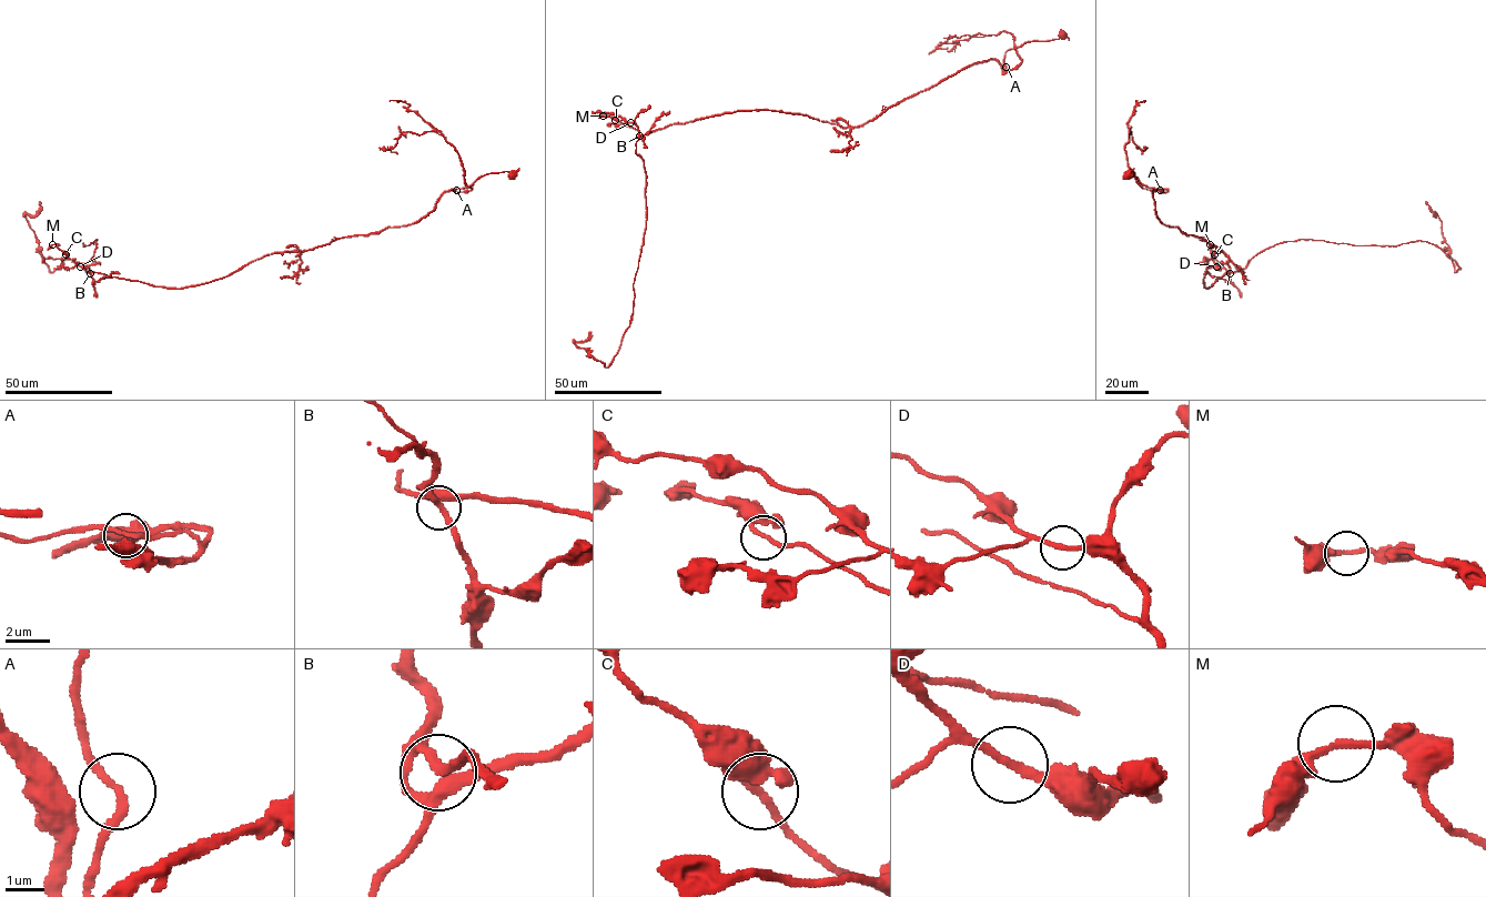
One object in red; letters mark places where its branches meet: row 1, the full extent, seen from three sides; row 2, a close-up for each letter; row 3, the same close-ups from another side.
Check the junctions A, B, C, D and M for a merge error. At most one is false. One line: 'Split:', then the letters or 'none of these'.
Split: none of these

